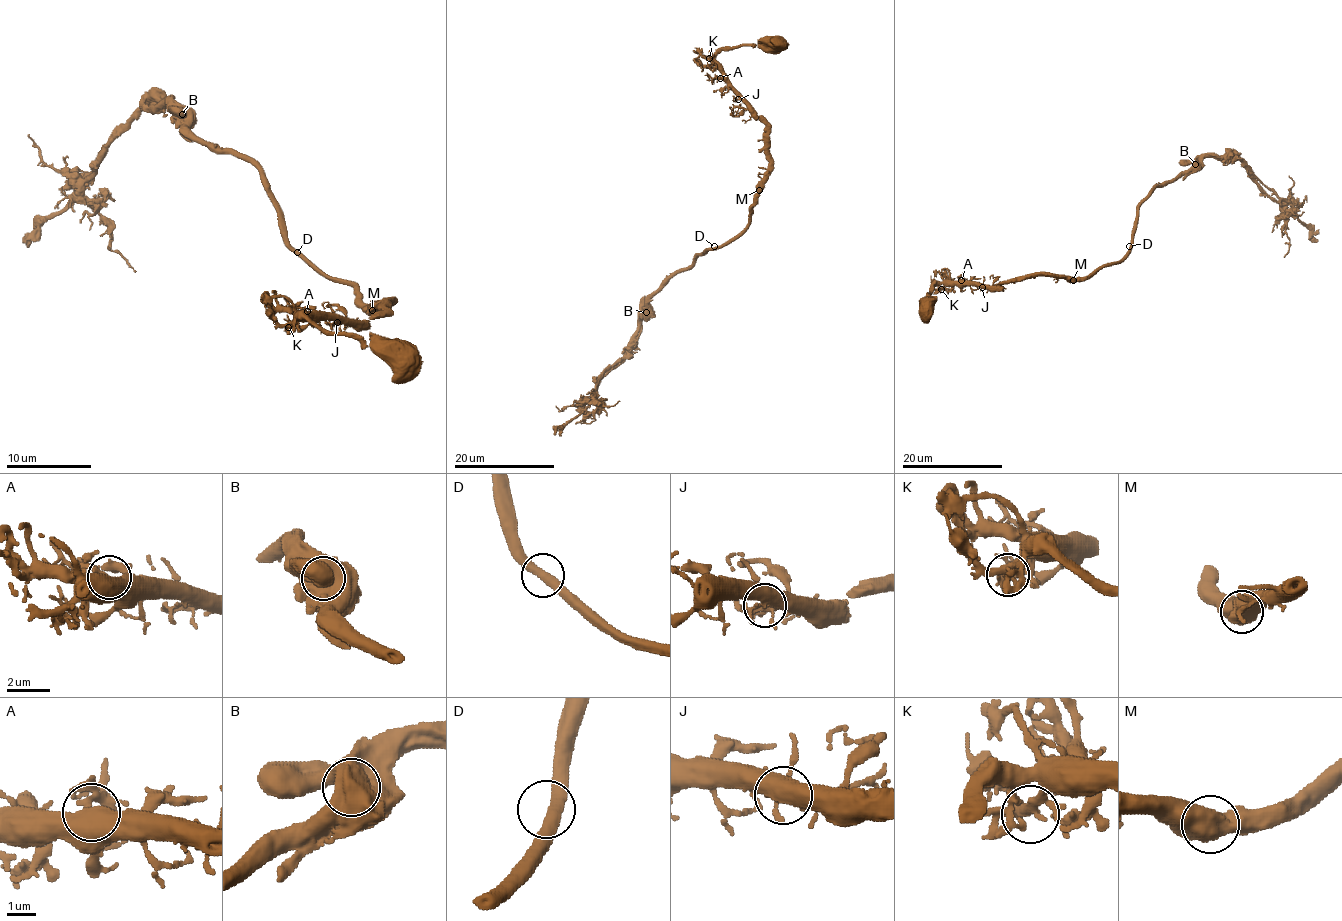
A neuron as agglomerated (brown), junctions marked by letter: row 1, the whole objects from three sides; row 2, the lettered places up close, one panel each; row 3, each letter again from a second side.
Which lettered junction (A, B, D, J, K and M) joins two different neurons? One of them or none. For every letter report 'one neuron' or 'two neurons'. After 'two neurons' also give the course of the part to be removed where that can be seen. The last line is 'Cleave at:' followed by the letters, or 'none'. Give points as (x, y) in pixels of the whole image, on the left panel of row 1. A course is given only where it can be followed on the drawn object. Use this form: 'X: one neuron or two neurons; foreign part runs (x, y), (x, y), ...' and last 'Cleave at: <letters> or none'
A: one neuron
B: two neurons; foreign part runs (182, 115), (172, 98), (152, 100), (102, 151), (97, 165), (74, 191), (74, 197), (34, 233), (27, 246)
D: one neuron
J: one neuron
K: one neuron
M: one neuron
Cleave at: B

